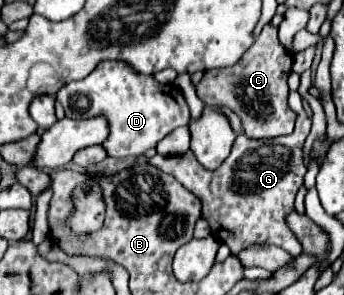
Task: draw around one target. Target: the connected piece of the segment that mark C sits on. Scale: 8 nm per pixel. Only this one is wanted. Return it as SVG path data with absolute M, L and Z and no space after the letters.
M265 24L261 34L255 40L255 44L233 66L215 68L215 70L205 72L203 80L197 84L197 96L209 106L219 104L219 106L225 106L225 108L233 110L241 120L245 136L249 136L249 138L285 136L285 134L293 132L293 126L295 126L295 120L297 120L297 112L293 112L287 104L287 96L289 96L287 76L291 74L291 66L293 66L293 54L289 54L289 50L285 50L285 46L281 46L281 42L277 38L277 28L273 24Z

